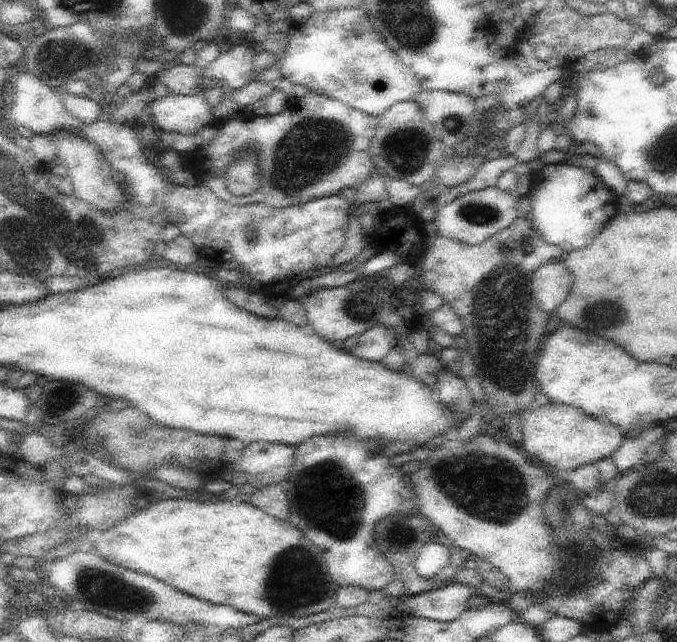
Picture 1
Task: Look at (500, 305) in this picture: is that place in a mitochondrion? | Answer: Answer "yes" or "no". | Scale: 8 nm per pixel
yes

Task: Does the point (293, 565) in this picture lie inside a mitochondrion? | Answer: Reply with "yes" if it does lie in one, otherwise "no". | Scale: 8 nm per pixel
yes

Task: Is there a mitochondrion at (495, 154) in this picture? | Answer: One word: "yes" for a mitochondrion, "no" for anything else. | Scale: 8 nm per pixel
no

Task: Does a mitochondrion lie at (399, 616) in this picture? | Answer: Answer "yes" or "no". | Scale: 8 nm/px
no

